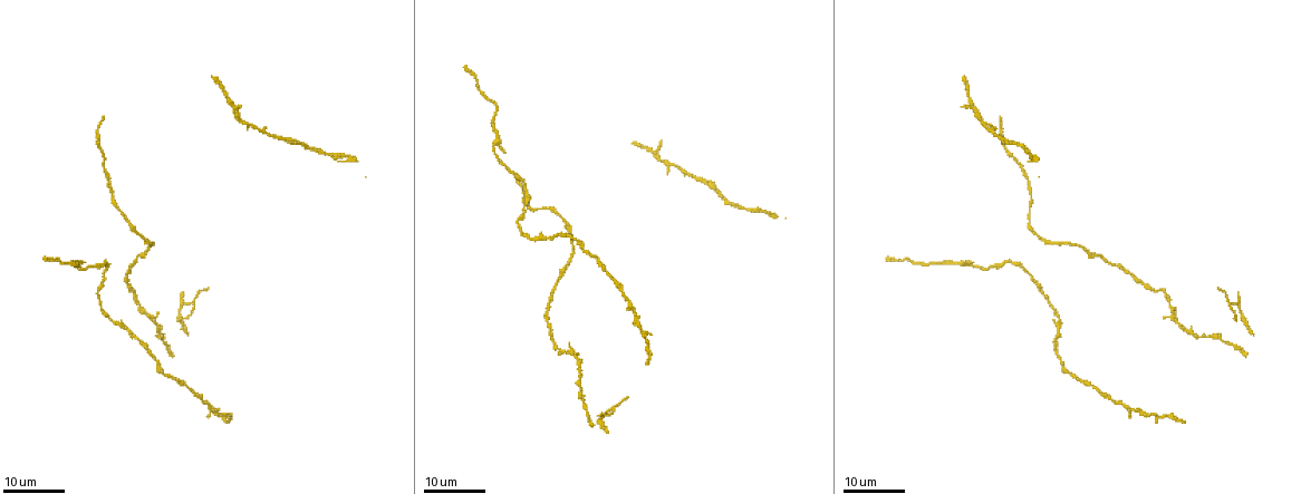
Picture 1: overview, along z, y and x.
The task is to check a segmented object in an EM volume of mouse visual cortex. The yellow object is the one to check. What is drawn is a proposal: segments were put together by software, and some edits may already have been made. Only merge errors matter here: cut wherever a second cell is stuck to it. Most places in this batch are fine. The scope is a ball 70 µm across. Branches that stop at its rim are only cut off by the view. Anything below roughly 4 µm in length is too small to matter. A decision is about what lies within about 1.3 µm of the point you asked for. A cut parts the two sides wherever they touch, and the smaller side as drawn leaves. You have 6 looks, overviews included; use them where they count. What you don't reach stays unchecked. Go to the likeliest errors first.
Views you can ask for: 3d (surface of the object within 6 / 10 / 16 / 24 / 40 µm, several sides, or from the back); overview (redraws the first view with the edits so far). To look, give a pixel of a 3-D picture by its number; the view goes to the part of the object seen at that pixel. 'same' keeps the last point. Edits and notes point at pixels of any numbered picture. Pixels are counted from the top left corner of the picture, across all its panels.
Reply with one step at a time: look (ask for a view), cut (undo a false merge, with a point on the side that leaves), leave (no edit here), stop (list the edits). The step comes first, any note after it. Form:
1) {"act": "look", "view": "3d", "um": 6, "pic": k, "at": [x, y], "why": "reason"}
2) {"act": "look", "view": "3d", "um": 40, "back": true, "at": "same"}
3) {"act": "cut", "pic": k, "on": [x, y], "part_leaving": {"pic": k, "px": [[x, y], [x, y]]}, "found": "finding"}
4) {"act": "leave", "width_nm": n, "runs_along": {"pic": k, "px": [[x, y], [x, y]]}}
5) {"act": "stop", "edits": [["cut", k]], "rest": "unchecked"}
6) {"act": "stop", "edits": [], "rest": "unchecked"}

{"act": "look", "view": "3d", "um": 24, "pic": 1, "at": [582, 400], "why": "sudden change in width"}

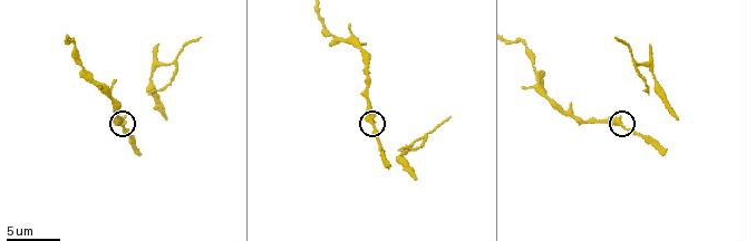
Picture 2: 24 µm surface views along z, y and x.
{"act": "look", "view": "3d", "um": 6, "pic": 2, "at": [622, 124]}

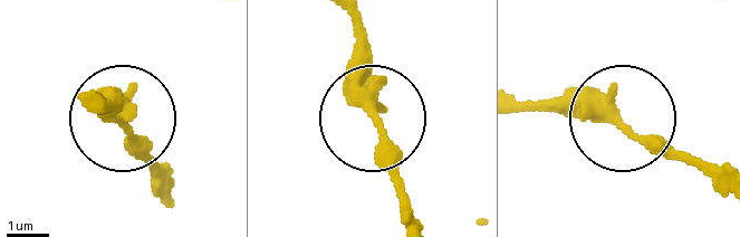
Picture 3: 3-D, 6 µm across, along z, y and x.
{"act": "leave", "runs_along": {"pic": 3, "px": [[356, 16], [356, 91], [406, 215]]}, "found": "continuous, no second cell"}

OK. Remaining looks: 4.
{"act": "look", "view": "3d", "um": 10, "pic": 2, "at": [411, 145], "why": "thick turns thin"}

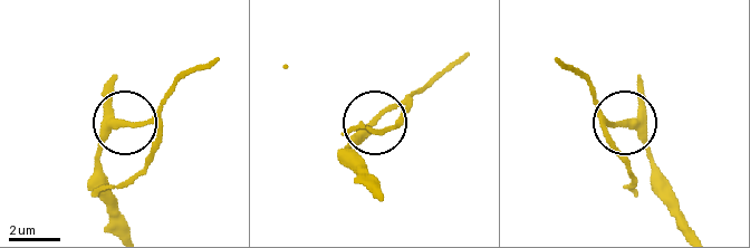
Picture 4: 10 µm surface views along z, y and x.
{"act": "cut", "pic": 4, "on": [136, 125], "part_leaving": {"pic": 4, "px": [[111, 121], [153, 123], [160, 140], [147, 165], [92, 196]]}, "found": "two cells meet here"}

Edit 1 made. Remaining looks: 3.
{"act": "look", "view": "overview"}

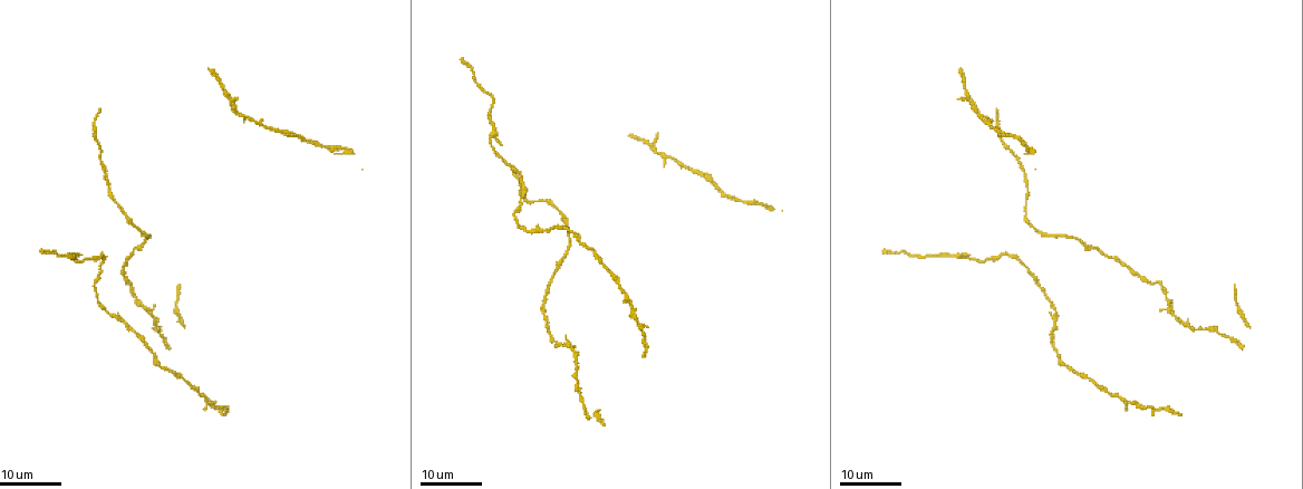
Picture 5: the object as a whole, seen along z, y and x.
{"act": "look", "view": "3d", "um": 16, "pic": 5, "at": [495, 132], "why": "sudden change in width"}

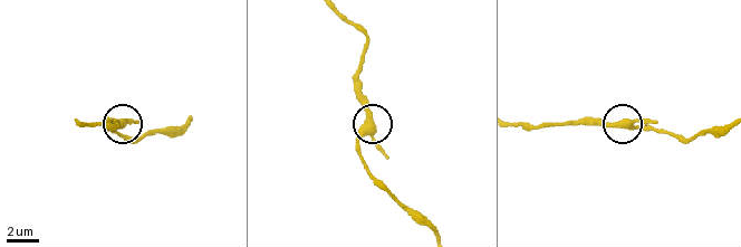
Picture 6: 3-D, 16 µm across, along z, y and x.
{"act": "look", "view": "3d", "um": 10, "pic": 6, "at": [614, 122], "why": "zoom in"}

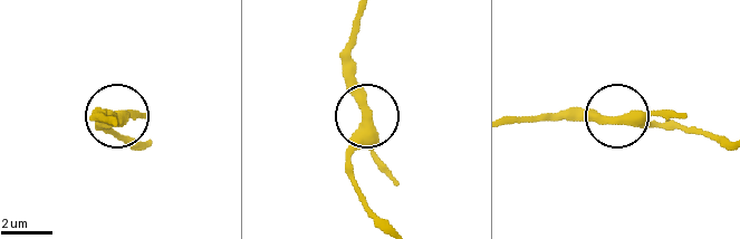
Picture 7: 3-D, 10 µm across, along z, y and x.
{"act": "leave", "found": "continuous, no second cell"}

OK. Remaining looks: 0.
{"act": "stop", "edits": [["cut", 4]], "rest": "unchecked"}

